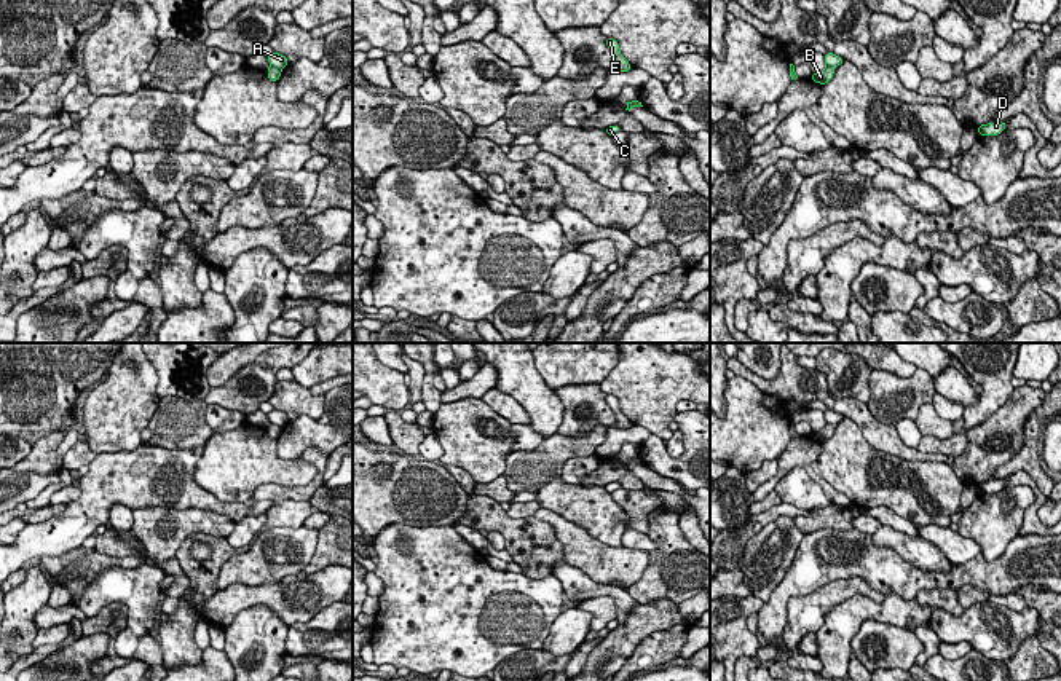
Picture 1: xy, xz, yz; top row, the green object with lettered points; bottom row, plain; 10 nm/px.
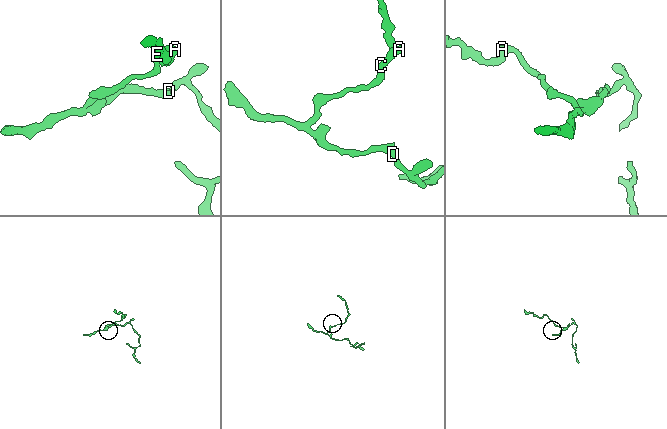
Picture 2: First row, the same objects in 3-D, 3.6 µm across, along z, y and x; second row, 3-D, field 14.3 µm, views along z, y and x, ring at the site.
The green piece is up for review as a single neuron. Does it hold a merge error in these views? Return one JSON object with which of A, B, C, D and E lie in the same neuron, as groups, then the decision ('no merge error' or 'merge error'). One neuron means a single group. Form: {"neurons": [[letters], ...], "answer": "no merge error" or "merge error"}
{"neurons": [["A", "C", "D"], ["B", "E"]], "answer": "merge error"}

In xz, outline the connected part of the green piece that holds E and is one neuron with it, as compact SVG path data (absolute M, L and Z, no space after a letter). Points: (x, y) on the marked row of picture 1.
M606 38L606 46L611 49L611 53L616 57L616 70L617 72L630 72L633 67L629 64L629 61L621 54L619 43L614 38Z

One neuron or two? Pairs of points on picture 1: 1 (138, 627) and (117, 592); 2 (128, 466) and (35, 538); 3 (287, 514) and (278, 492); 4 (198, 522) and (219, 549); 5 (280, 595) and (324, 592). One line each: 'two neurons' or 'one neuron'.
1: one neuron
2: one neuron
3: two neurons
4: two neurons
5: one neuron

